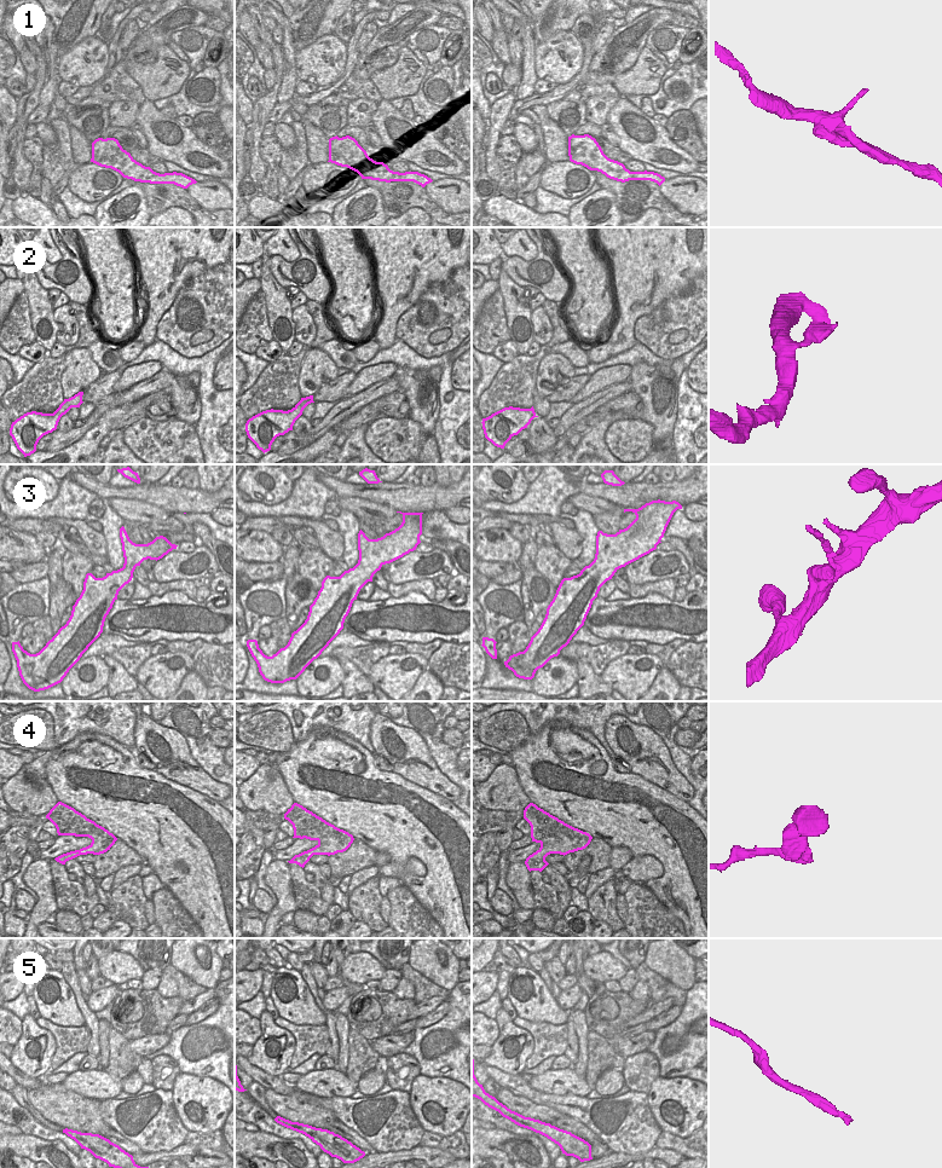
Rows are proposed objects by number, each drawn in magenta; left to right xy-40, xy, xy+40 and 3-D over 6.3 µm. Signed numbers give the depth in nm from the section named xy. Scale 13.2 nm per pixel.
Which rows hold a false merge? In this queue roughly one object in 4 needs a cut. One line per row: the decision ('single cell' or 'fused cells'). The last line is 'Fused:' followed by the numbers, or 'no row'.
1: single cell
2: single cell
3: single cell
4: single cell
5: single cell
Fused: no row

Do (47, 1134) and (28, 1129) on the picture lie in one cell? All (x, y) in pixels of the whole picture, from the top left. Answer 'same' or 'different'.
same

